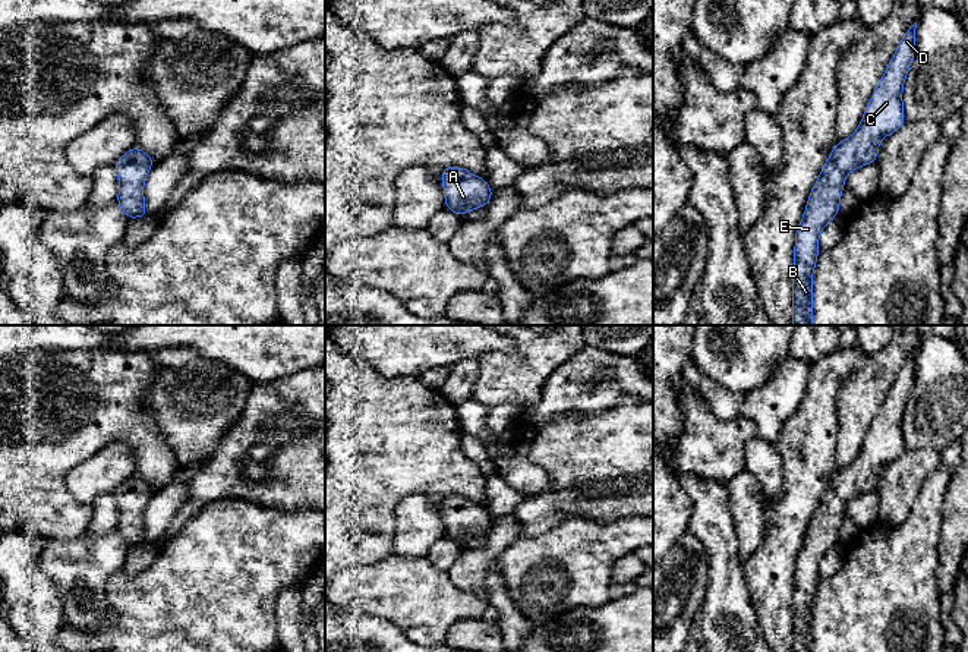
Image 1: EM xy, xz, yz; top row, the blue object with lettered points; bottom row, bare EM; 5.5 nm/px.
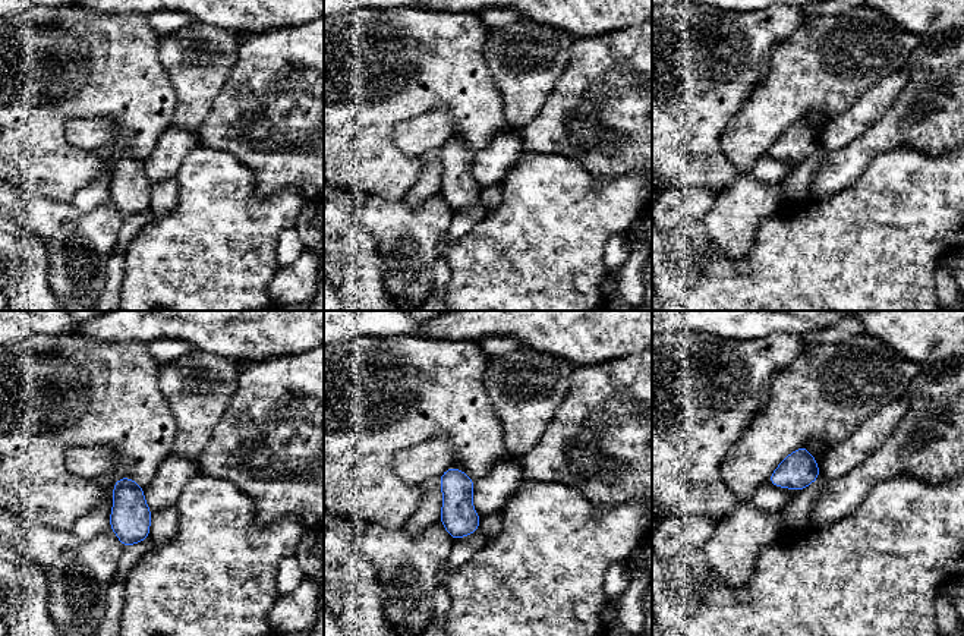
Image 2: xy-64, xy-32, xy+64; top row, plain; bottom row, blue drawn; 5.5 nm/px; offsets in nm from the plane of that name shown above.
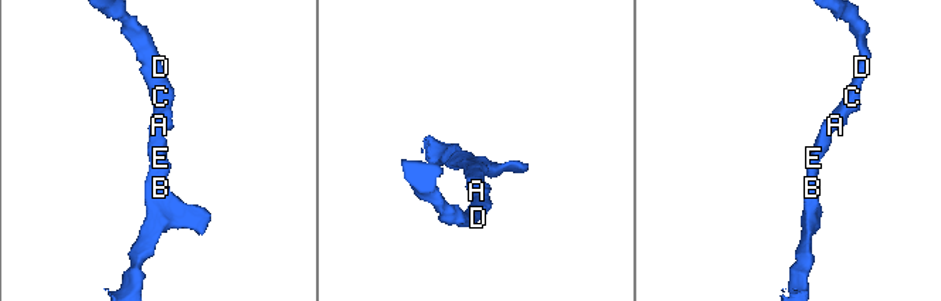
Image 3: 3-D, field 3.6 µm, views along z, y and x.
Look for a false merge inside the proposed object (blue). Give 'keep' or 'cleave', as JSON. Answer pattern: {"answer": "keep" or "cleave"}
{"answer": "keep"}

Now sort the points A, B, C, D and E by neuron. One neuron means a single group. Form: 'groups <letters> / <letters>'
groups A B C D E

